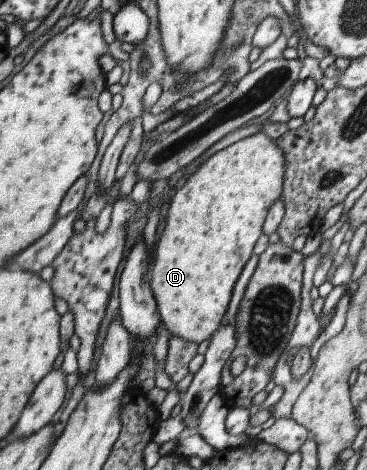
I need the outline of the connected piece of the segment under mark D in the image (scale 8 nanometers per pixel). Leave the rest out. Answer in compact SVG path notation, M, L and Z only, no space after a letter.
M257 132L228 145L224 149L220 149L206 158L206 160L185 179L182 187L173 194L165 215L166 221L164 221L164 229L162 229L162 233L160 233L160 237L158 237L158 242L156 243L156 256L154 257L154 262L149 272L150 281L148 282L150 291L152 291L153 298L156 302L158 315L161 317L161 323L173 336L182 337L184 341L199 344L201 341L204 341L204 339L209 339L215 332L215 329L220 323L220 319L222 319L222 315L226 313L226 305L228 305L228 301L230 301L232 286L236 283L236 279L238 279L242 267L244 267L244 264L250 258L252 247L256 239L260 237L261 227L264 223L266 213L268 213L268 207L281 196L282 175L284 175L284 155L282 155L282 151L276 147L276 143L274 143L266 133Z

